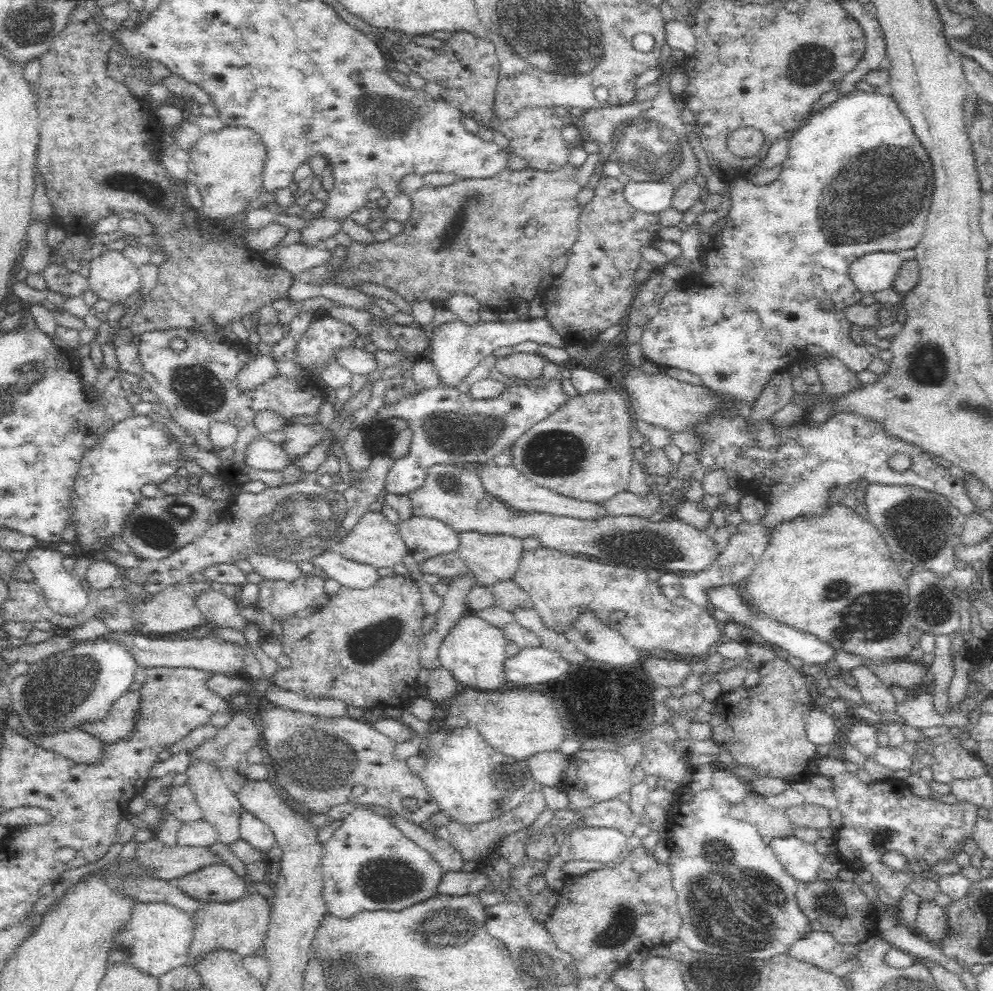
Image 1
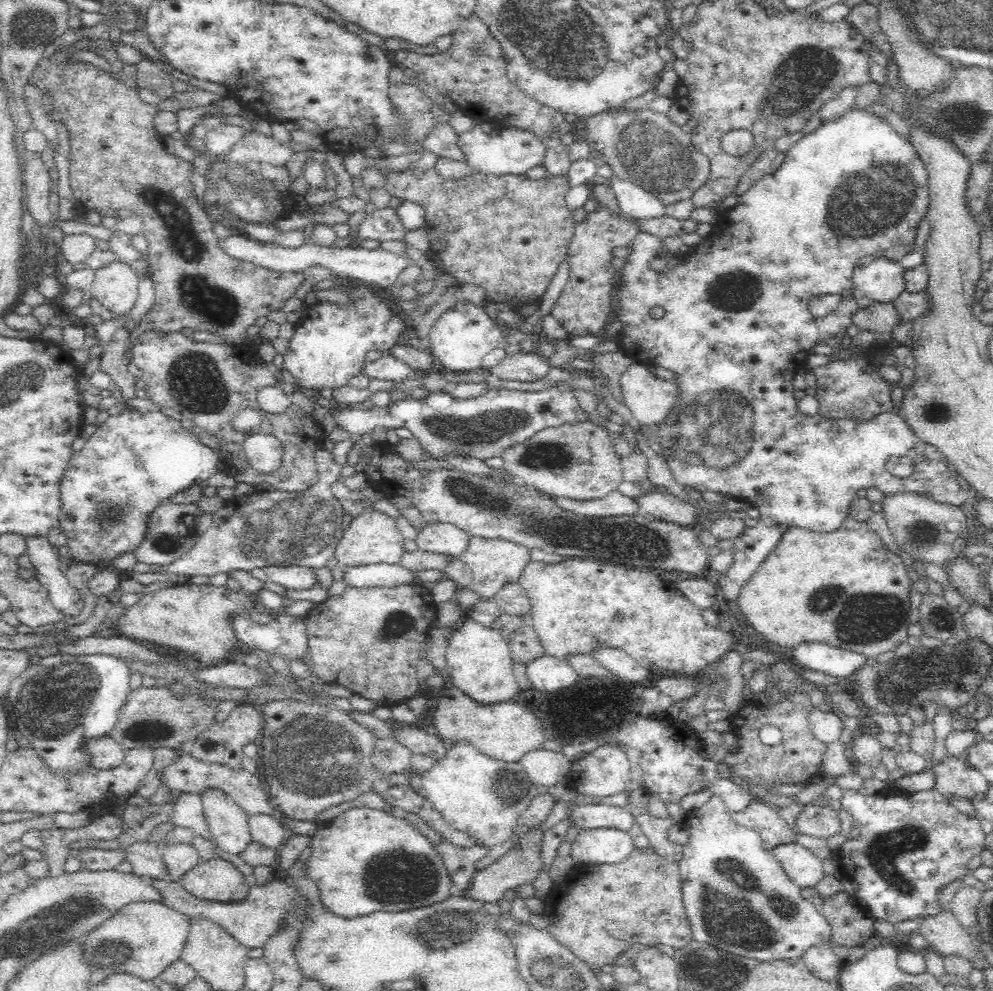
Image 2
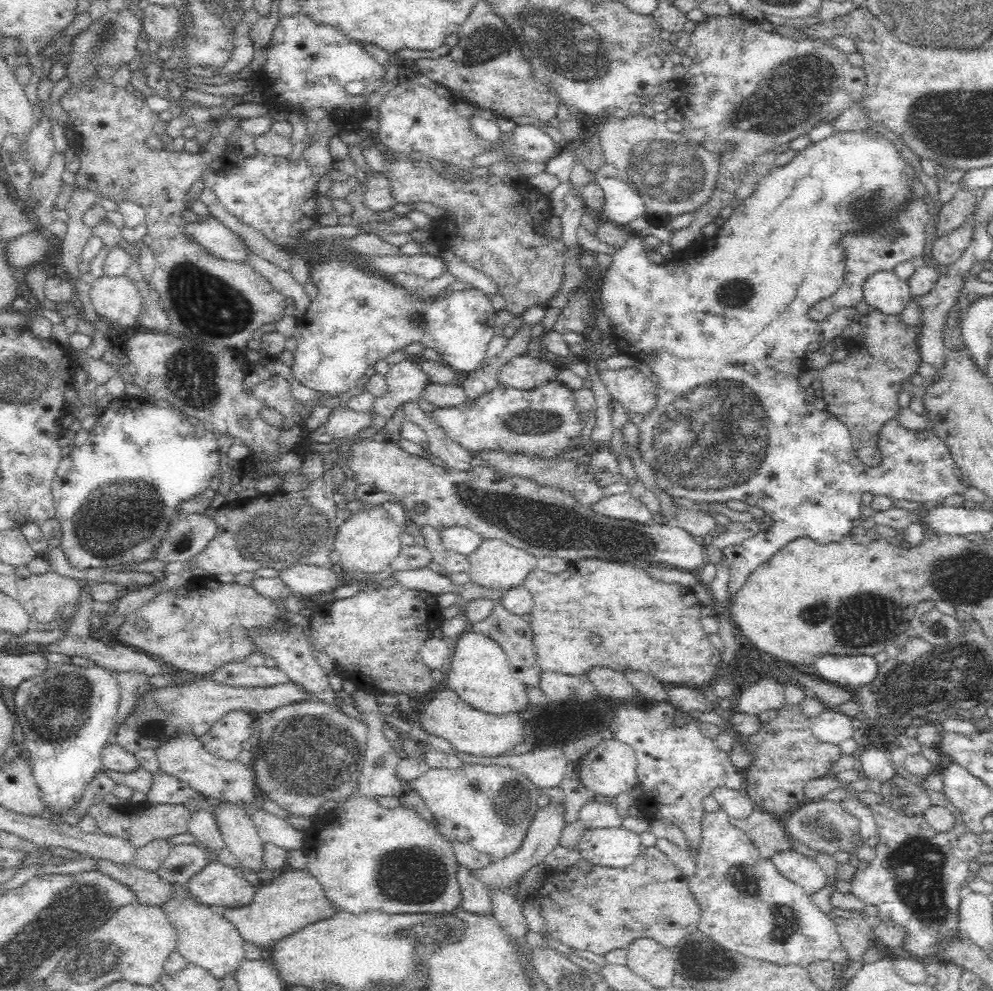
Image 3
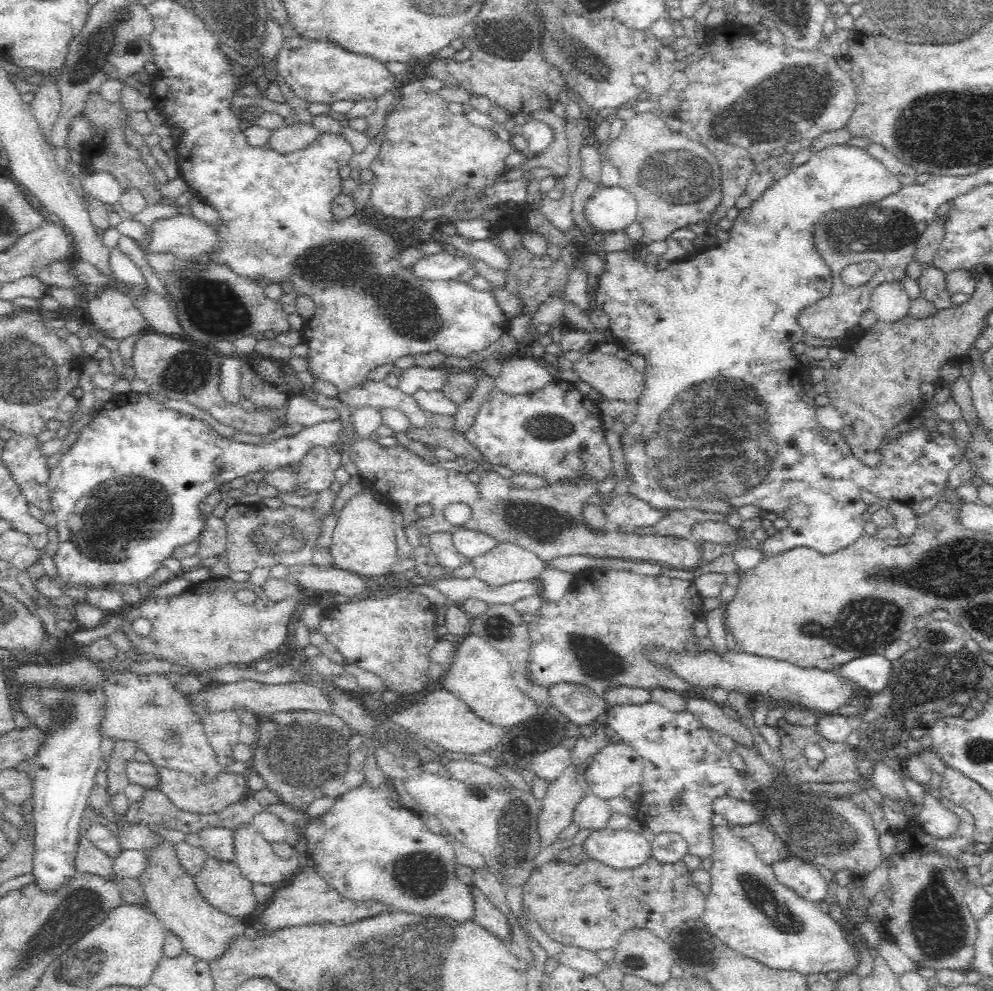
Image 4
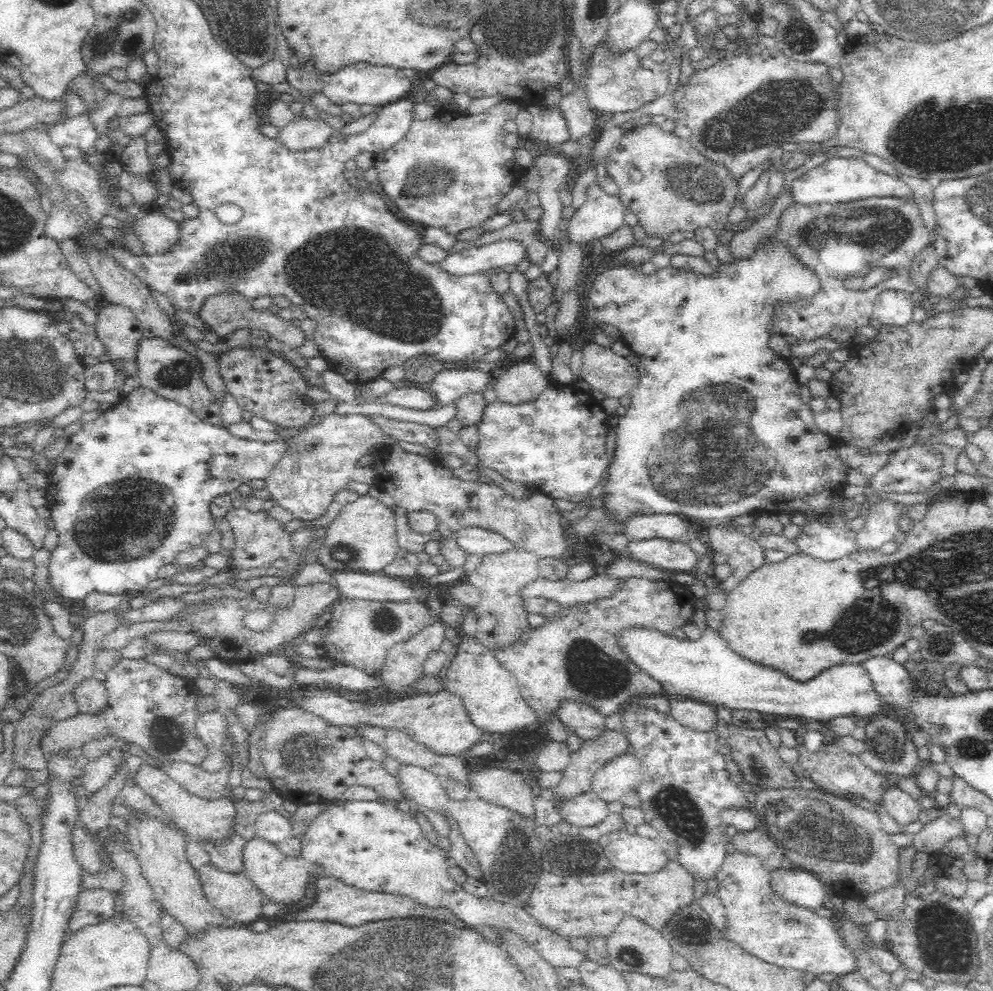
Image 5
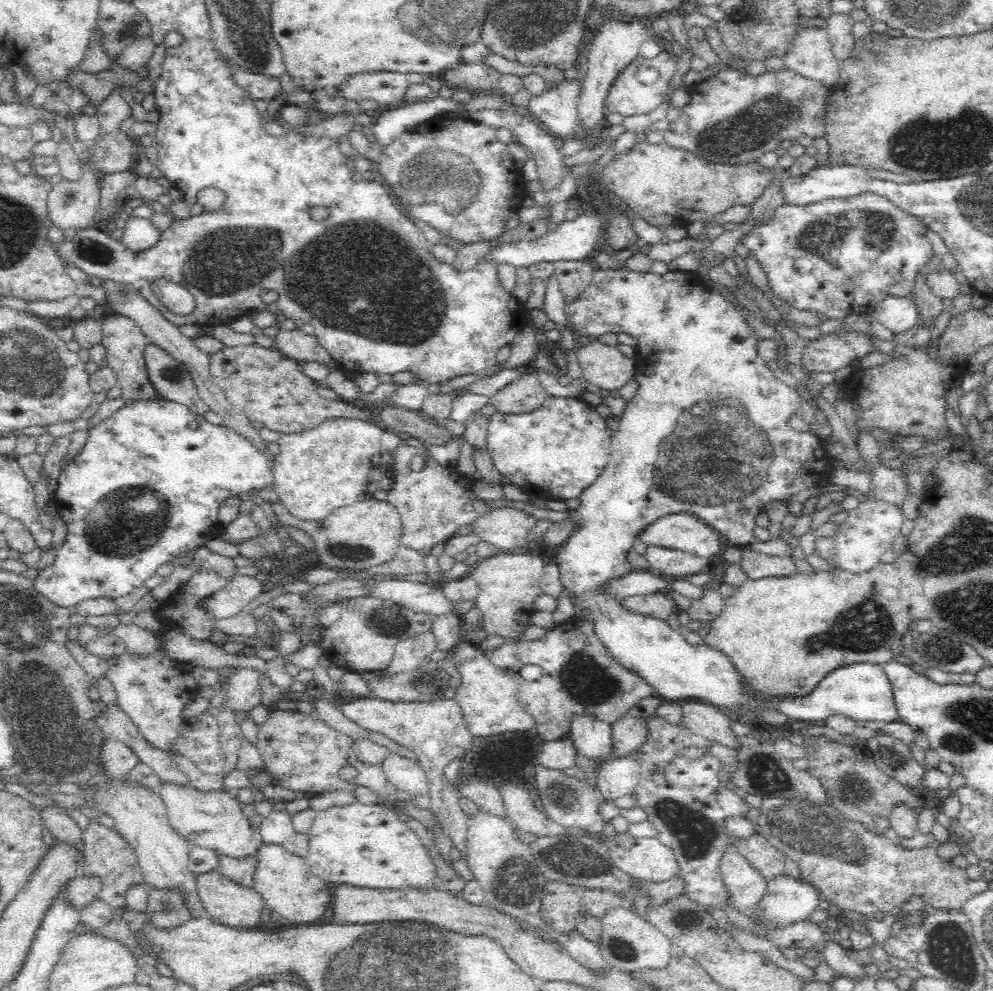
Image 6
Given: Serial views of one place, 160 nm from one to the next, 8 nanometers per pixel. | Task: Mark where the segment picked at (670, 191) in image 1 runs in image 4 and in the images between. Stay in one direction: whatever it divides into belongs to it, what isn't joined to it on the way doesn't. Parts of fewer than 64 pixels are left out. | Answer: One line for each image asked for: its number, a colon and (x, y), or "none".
2: (634, 201)
3: (622, 204)
4: (609, 210)

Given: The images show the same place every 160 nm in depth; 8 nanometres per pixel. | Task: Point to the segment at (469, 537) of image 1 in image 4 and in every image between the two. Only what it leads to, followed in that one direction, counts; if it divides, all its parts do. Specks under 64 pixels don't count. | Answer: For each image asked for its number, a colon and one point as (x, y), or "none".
2: (494, 563)
3: (496, 564)
4: (507, 563)

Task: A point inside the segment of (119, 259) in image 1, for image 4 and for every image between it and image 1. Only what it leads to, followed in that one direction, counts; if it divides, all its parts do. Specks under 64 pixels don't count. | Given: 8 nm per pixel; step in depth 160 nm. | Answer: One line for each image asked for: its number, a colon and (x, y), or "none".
2: (115, 287)
3: (116, 300)
4: (113, 312)

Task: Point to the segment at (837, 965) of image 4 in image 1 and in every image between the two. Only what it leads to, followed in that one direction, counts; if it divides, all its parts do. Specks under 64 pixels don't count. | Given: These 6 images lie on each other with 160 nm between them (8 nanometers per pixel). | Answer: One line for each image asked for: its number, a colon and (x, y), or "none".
1: (736, 899)
2: (738, 897)
3: (747, 906)

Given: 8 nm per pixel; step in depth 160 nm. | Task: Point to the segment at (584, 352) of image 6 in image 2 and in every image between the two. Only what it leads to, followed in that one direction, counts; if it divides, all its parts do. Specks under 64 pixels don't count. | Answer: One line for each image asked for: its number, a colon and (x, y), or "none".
2: (649, 398)
3: (635, 391)
4: (615, 379)
5: (608, 372)

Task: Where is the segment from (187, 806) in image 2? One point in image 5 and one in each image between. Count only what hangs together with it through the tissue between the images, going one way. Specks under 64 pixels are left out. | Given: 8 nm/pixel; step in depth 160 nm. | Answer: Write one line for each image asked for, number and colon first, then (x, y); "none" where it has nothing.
3: (203, 826)
4: (216, 842)
5: (229, 857)

